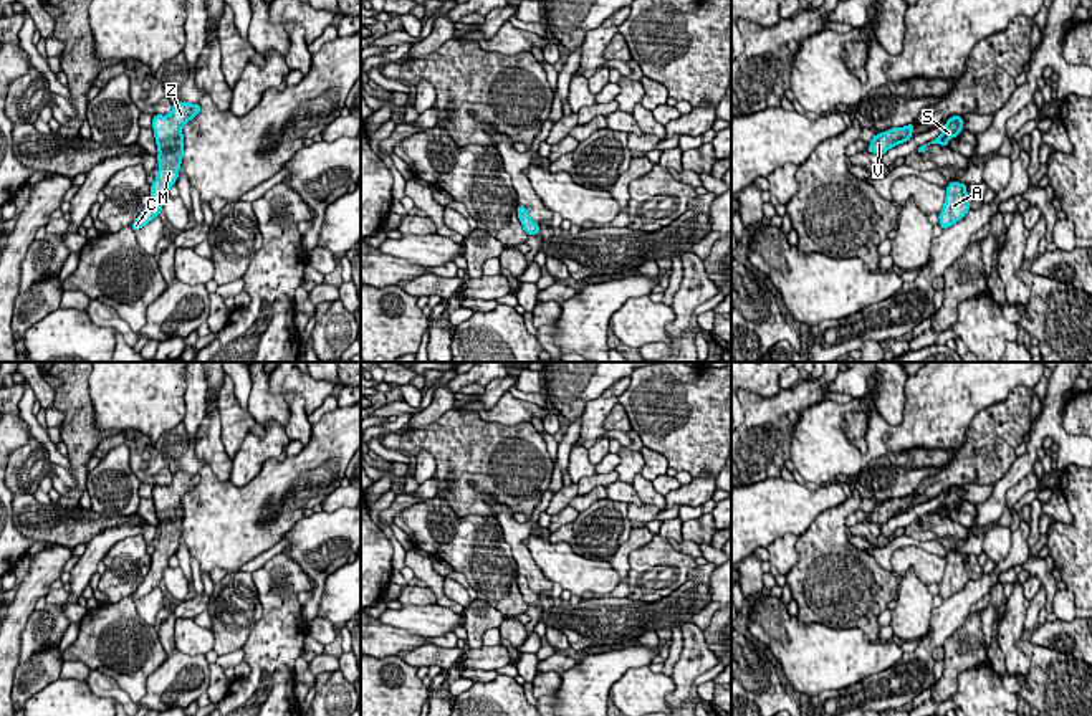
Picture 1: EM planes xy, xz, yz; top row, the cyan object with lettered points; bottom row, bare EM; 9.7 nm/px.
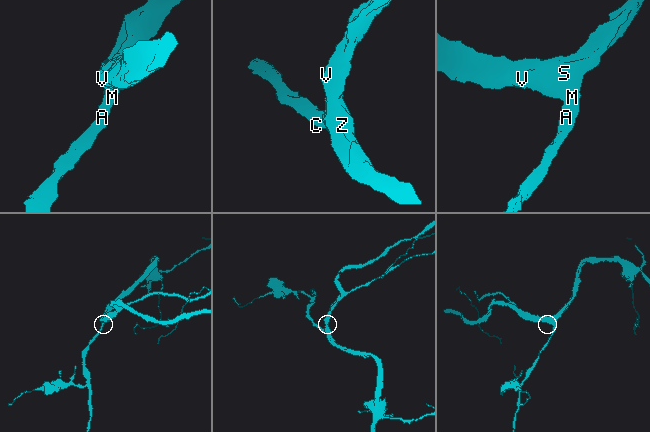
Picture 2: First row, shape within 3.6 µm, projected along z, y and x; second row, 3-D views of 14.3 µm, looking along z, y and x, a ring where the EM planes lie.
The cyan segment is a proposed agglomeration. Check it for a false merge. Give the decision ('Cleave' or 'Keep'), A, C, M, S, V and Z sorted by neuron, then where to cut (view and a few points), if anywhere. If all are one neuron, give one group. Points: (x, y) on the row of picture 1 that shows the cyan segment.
Keep. Groups: A C M S V Z. No split

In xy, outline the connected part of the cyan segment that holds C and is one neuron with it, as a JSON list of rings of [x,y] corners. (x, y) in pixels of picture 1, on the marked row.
[[[175,103],[172,112],[167,116],[156,114],[152,129],[157,144],[159,172],[151,185],[151,198],[142,213],[131,225],[132,230],[146,227],[151,220],[159,217],[162,200],[169,195],[169,189],[179,177],[179,169],[184,155],[182,127],[200,112],[200,104]]]

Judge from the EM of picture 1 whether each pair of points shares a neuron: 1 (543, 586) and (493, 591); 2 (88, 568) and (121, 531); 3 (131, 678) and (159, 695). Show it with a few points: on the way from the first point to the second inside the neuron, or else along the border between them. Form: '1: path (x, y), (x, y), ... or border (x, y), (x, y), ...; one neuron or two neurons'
1: border (505, 538), (520, 574); two neurons
2: path (91, 558), (111, 536); one neuron
3: border (167, 655), (149, 675), (148, 692), (141, 698); two neurons

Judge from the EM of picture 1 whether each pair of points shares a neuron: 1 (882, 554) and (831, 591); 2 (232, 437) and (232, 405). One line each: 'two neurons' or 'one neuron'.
1: two neurons
2: one neuron

